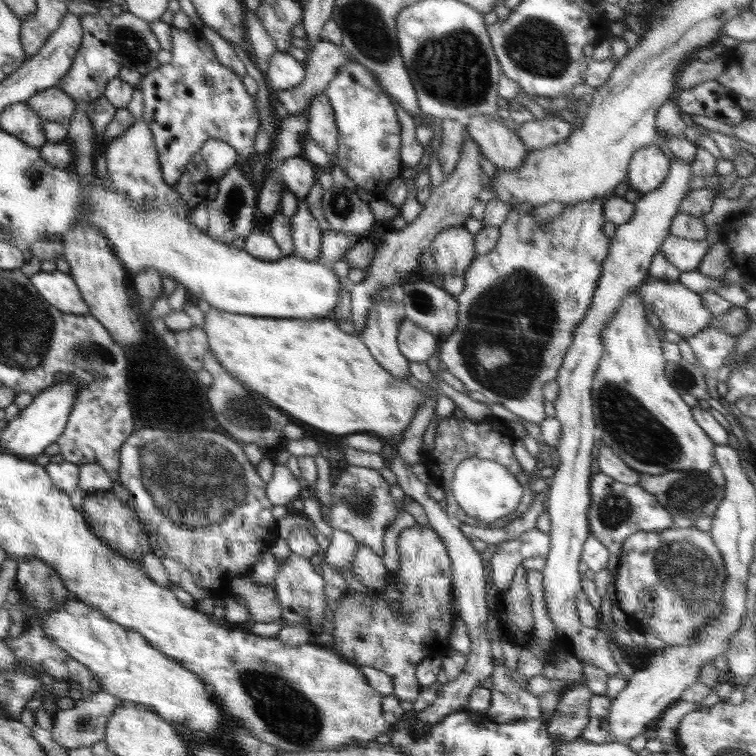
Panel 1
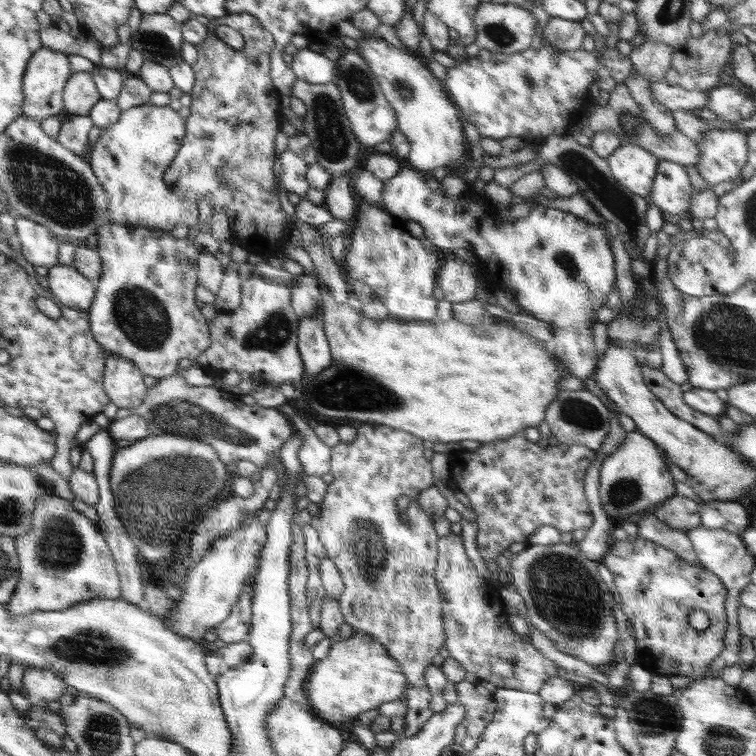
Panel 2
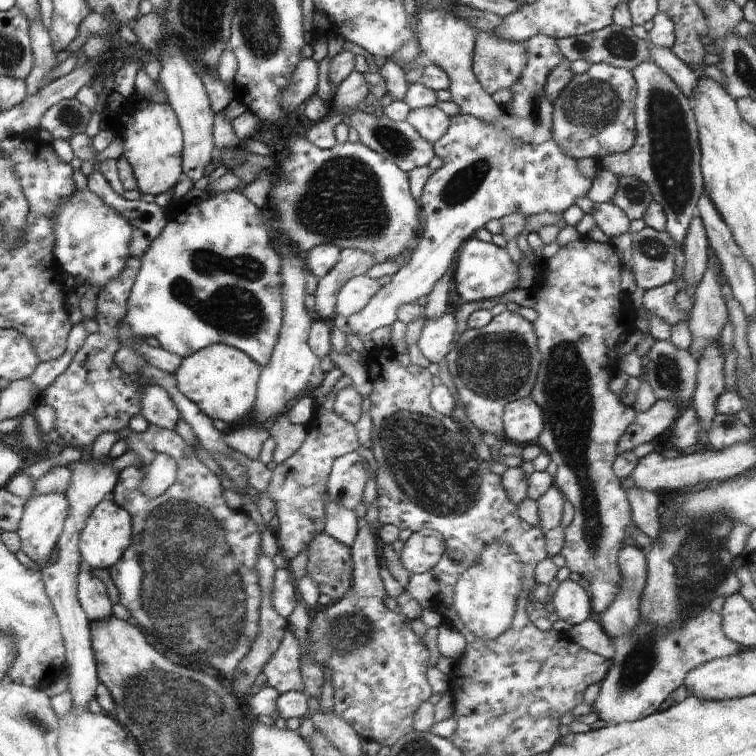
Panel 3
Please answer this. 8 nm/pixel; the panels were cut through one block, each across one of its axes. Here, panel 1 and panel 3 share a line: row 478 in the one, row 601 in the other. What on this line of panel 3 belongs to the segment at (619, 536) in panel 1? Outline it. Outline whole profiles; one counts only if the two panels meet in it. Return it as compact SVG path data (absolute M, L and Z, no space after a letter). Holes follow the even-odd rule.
M581 237L563 245L538 269L544 271L545 278L538 281L536 290L532 290L538 300L534 306L538 318L532 324L541 363L530 395L540 407L543 418L543 429L536 442L558 466L553 484L563 492L575 510L570 526L565 528L563 547L559 553L564 556L565 566L571 570L573 577L584 578L588 582L592 610L603 615L621 591L623 572L618 564L619 550L629 535L629 529L636 527L627 492L614 474L613 462L617 457L618 441L636 420L637 412L620 402L618 394L611 391L608 385L615 370L611 366L615 358L614 349L622 337L636 330L637 309L629 294L624 294L620 286L622 261L610 242L599 243Z

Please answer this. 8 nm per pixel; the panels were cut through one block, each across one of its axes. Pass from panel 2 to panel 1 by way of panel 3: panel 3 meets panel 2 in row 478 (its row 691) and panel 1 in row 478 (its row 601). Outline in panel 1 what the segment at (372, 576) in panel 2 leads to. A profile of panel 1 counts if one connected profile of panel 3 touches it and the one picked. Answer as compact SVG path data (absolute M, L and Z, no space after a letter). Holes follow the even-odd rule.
M342 463L342 470L333 476L328 506L320 503L322 518L332 528L350 533L358 548L370 548L383 558L384 533L398 517L390 487L378 470Z

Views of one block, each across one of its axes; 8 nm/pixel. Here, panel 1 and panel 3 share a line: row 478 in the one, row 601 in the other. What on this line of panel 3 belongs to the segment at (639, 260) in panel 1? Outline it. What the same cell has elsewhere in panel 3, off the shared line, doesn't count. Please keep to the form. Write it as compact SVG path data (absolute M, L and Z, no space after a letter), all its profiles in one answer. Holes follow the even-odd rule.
M571 577L560 581L552 596L550 609L556 611L560 619L574 626L590 618L591 596L577 583L576 577Z

